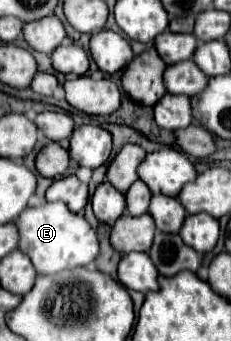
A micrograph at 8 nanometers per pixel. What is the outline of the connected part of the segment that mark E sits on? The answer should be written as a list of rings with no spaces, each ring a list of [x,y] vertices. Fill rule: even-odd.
[[[62,201],[44,203],[40,207],[26,207],[16,221],[18,227],[18,249],[30,257],[36,273],[54,275],[64,269],[74,269],[80,265],[92,265],[100,247],[94,229],[84,219],[84,215],[72,213]]]

